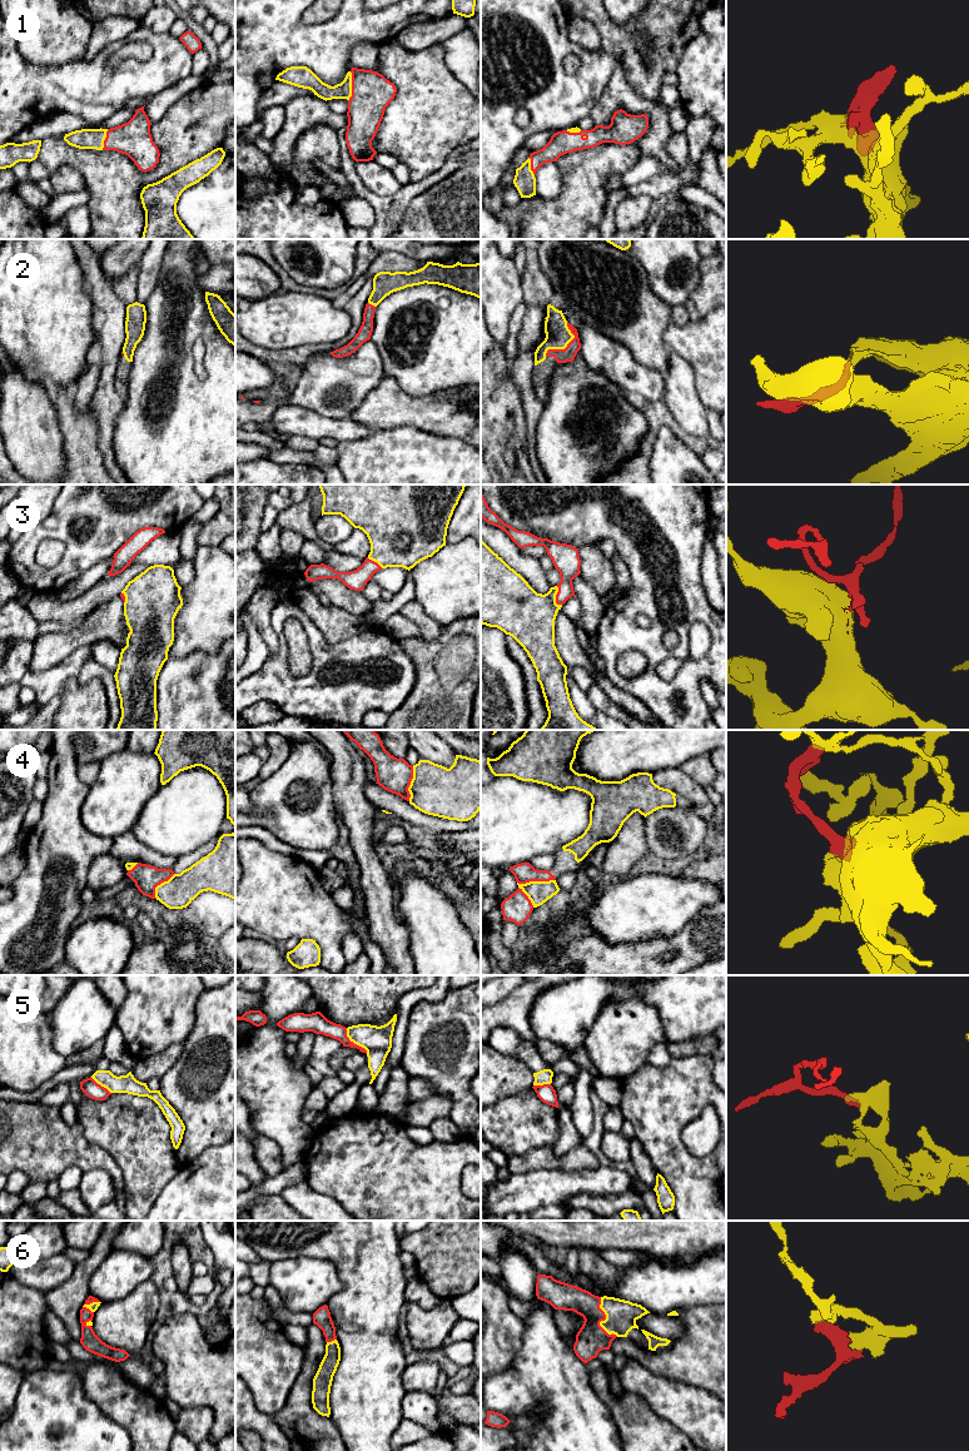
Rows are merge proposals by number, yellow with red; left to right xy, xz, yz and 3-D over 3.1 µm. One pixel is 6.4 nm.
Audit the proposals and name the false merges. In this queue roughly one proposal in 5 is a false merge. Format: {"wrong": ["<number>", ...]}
{"wrong": ["5"]}

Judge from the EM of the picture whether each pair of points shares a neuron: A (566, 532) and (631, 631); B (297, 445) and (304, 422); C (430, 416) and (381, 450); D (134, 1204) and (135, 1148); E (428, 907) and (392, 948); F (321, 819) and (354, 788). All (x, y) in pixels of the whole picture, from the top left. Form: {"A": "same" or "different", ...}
{"A": "same", "B": "different", "C": "different", "D": "same", "E": "different", "F": "different"}

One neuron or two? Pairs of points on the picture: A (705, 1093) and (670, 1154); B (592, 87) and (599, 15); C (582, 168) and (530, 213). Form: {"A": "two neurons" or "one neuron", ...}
{"A": "one neuron", "B": "two neurons", "C": "one neuron"}

